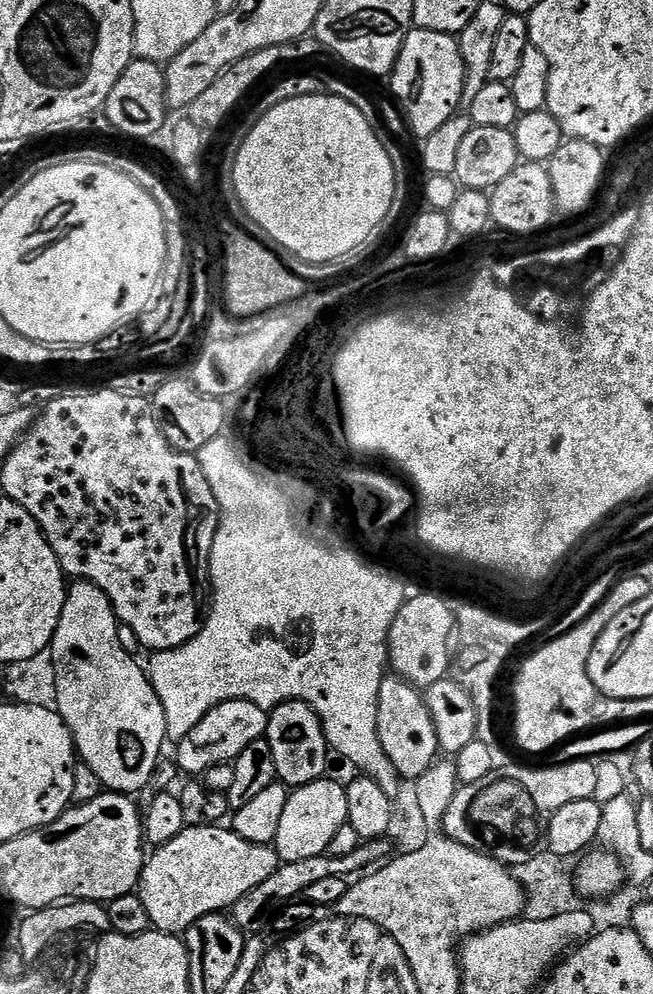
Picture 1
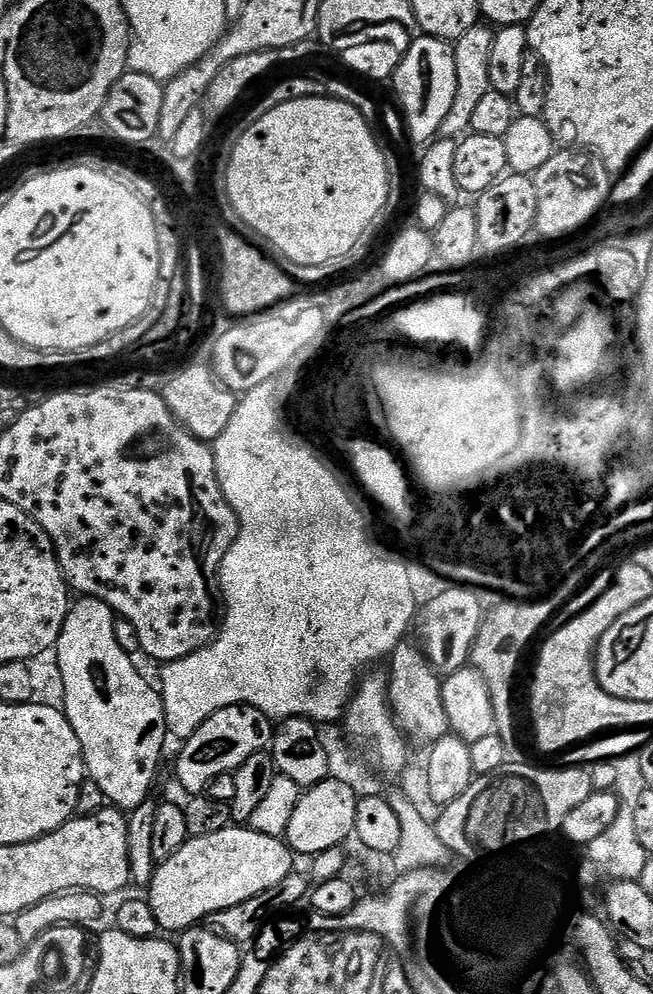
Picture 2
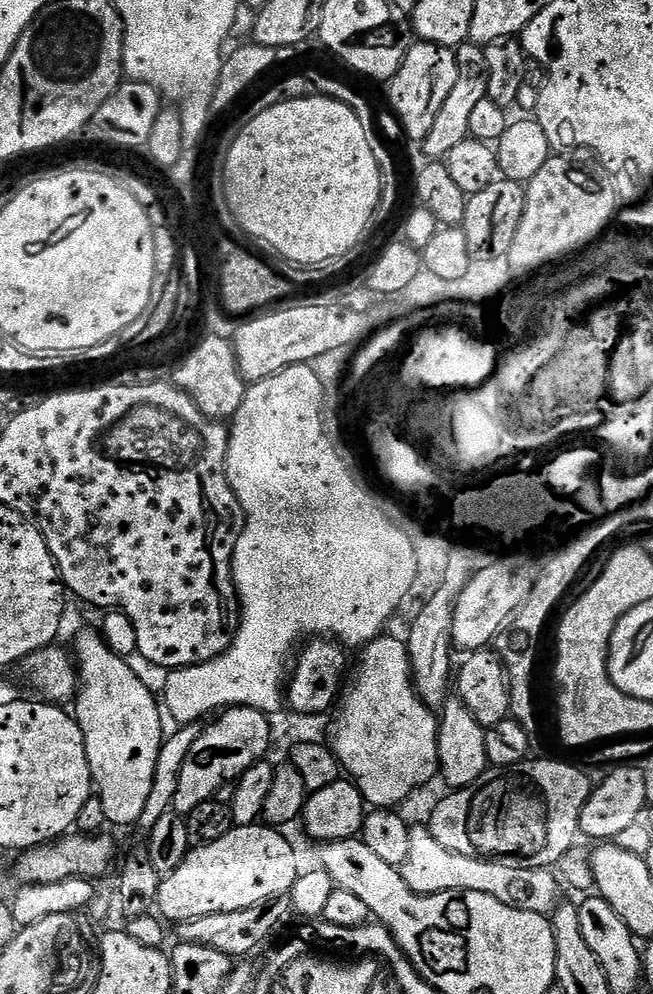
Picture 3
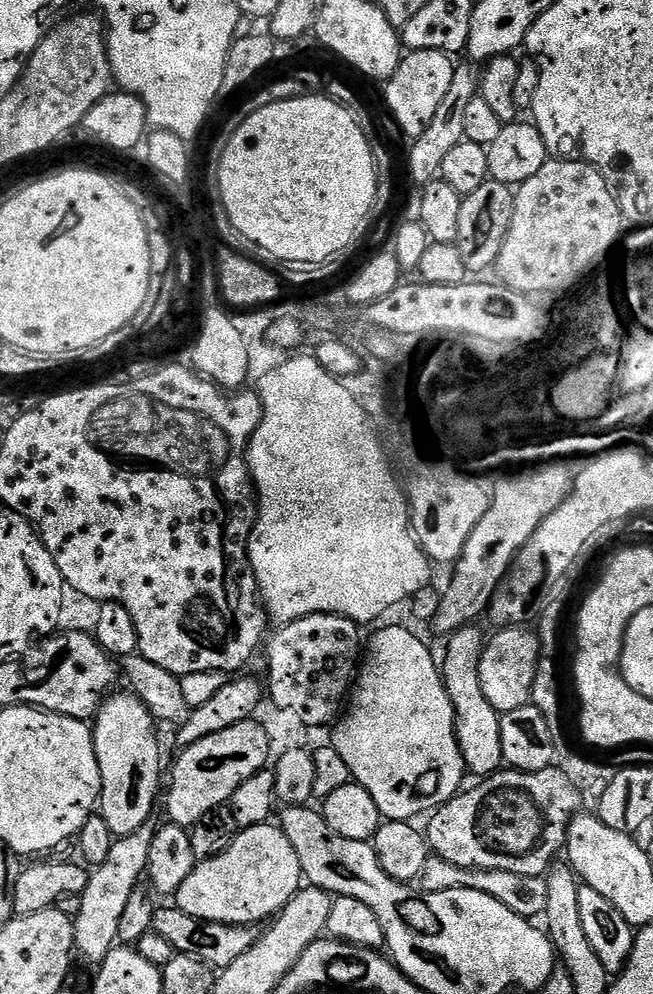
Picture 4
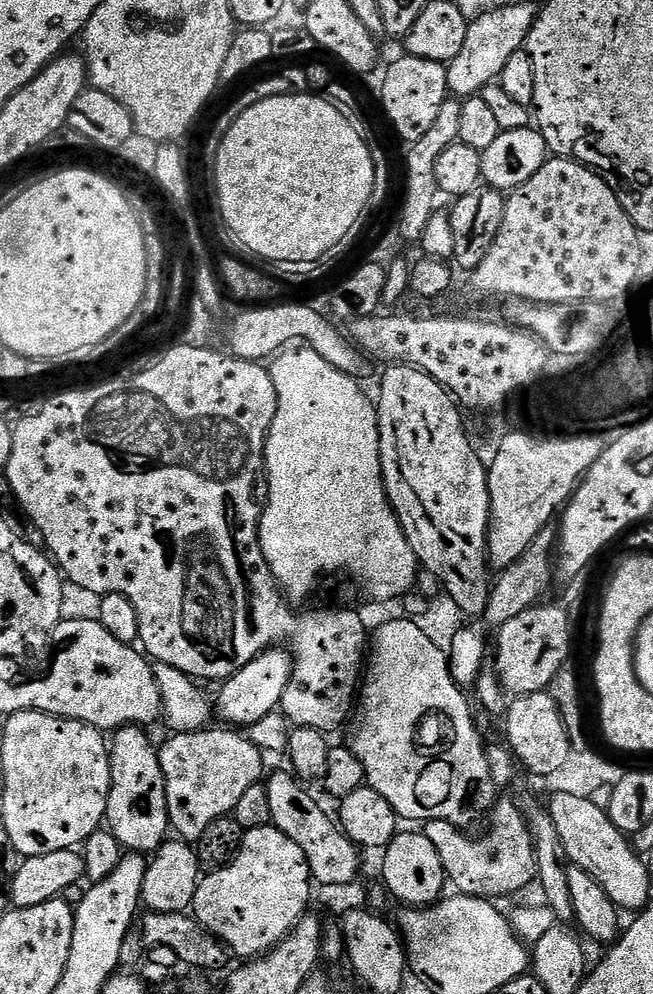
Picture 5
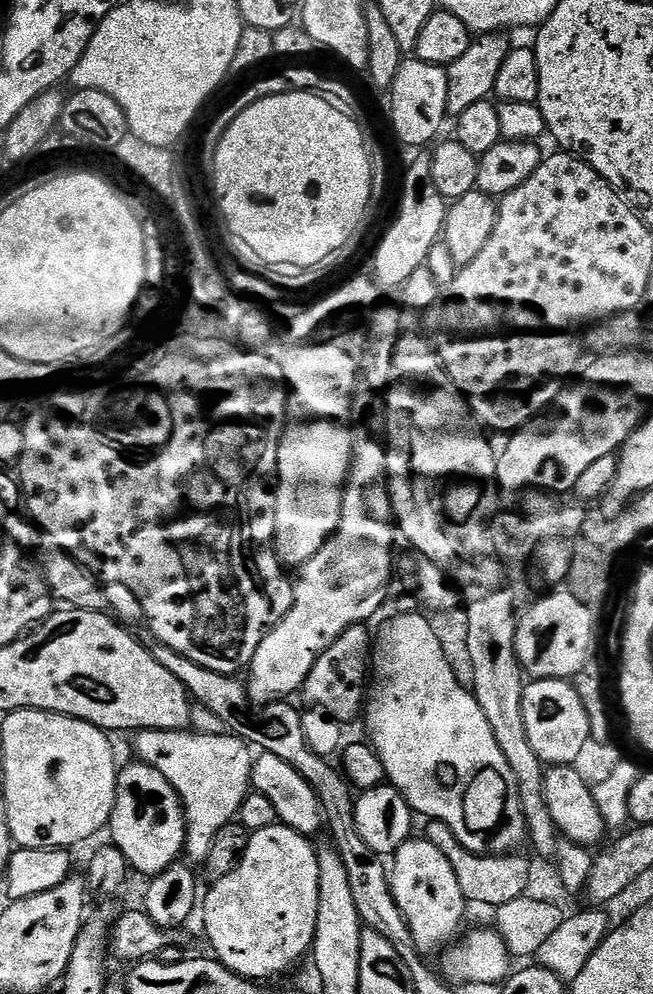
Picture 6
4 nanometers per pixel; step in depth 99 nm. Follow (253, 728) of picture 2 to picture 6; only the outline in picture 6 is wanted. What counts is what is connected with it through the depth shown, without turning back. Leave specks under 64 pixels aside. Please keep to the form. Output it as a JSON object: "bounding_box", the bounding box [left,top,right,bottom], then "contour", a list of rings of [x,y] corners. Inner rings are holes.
{"bounding_box":[135,730,254,866],"contour":[[[192,730],[179,732],[135,733],[139,763],[148,764],[178,794],[184,807],[183,859],[192,866],[203,866],[218,830],[233,823],[240,815],[242,802],[250,794],[251,770],[254,761],[249,745],[238,736],[201,736]]]}

